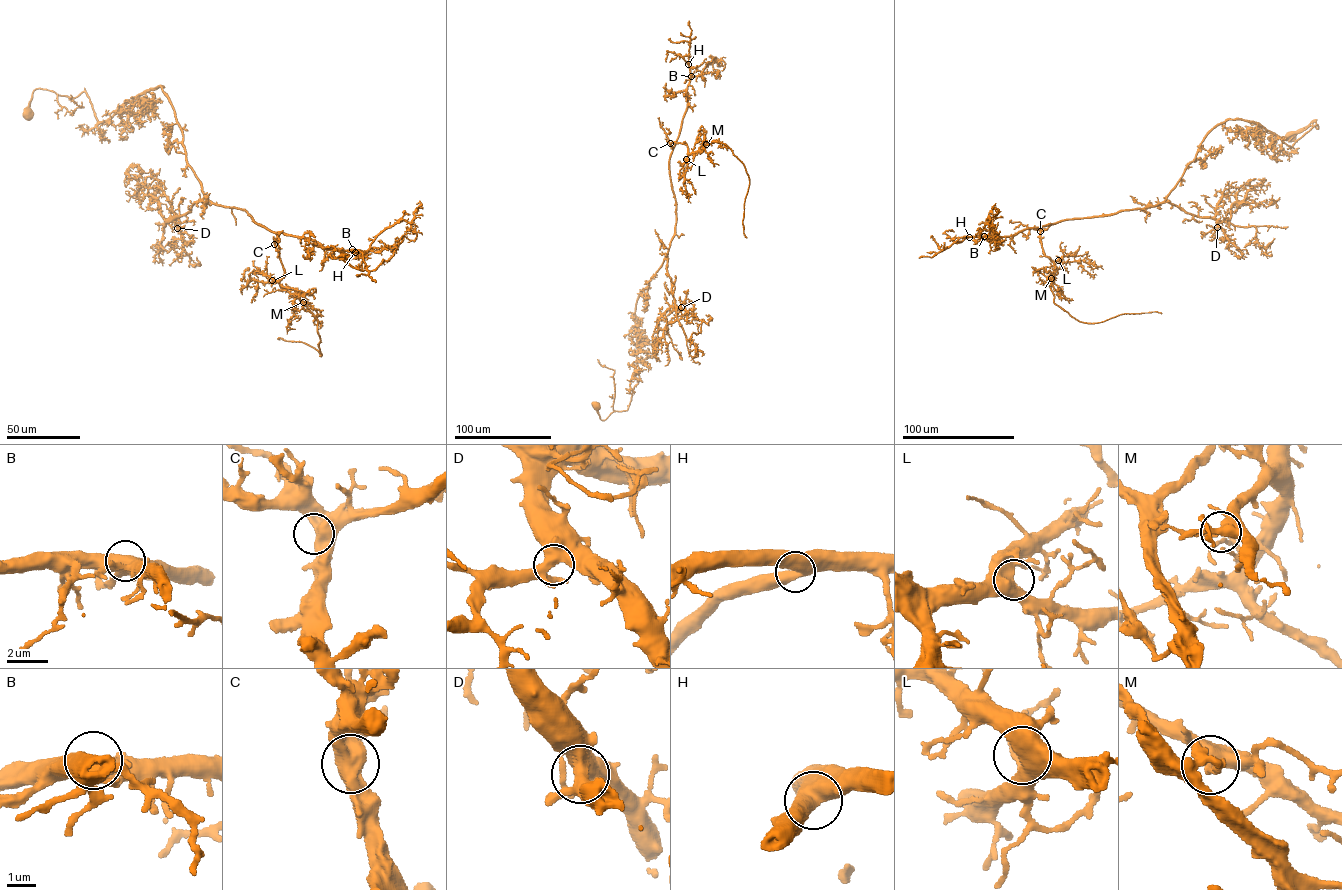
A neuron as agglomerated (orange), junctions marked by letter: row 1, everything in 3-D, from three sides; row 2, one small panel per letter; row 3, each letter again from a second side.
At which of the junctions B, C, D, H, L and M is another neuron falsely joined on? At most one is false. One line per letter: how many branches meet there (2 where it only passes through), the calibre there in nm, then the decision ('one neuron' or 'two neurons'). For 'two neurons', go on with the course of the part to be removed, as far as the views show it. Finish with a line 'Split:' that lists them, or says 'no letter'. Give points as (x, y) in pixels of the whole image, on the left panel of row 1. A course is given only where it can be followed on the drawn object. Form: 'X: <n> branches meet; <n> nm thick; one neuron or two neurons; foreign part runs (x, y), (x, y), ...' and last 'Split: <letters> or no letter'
B: 3 branches meet; 480 nm thick; one neuron
C: 2 branches meet; 650 nm thick; one neuron
D: 4 branches meet; 480 nm thick; one neuron
H: 2 branches meet; 550 nm thick; one neuron
L: 3 branches meet; 550 nm thick; one neuron
M: 3 branches meet; 360 nm thick; two neurons; foreign part runs (303, 302), (317, 320), (321, 355), (300, 341), (278, 337), (279, 340)
Split: M

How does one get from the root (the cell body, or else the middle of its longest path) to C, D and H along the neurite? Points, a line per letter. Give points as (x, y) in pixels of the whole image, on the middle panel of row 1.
C: (595, 406), (601, 420), (614, 411), (627, 410), (638, 383), (635, 305), (663, 262), (674, 232), (670, 143)
D: (595, 406), (601, 420), (614, 411), (627, 410), (639, 376), (635, 305), (666, 259), (674, 304), (681, 307)
H: (595, 406), (601, 420), (627, 410), (638, 383), (635, 305), (674, 232), (669, 162), (687, 107), (688, 64)

